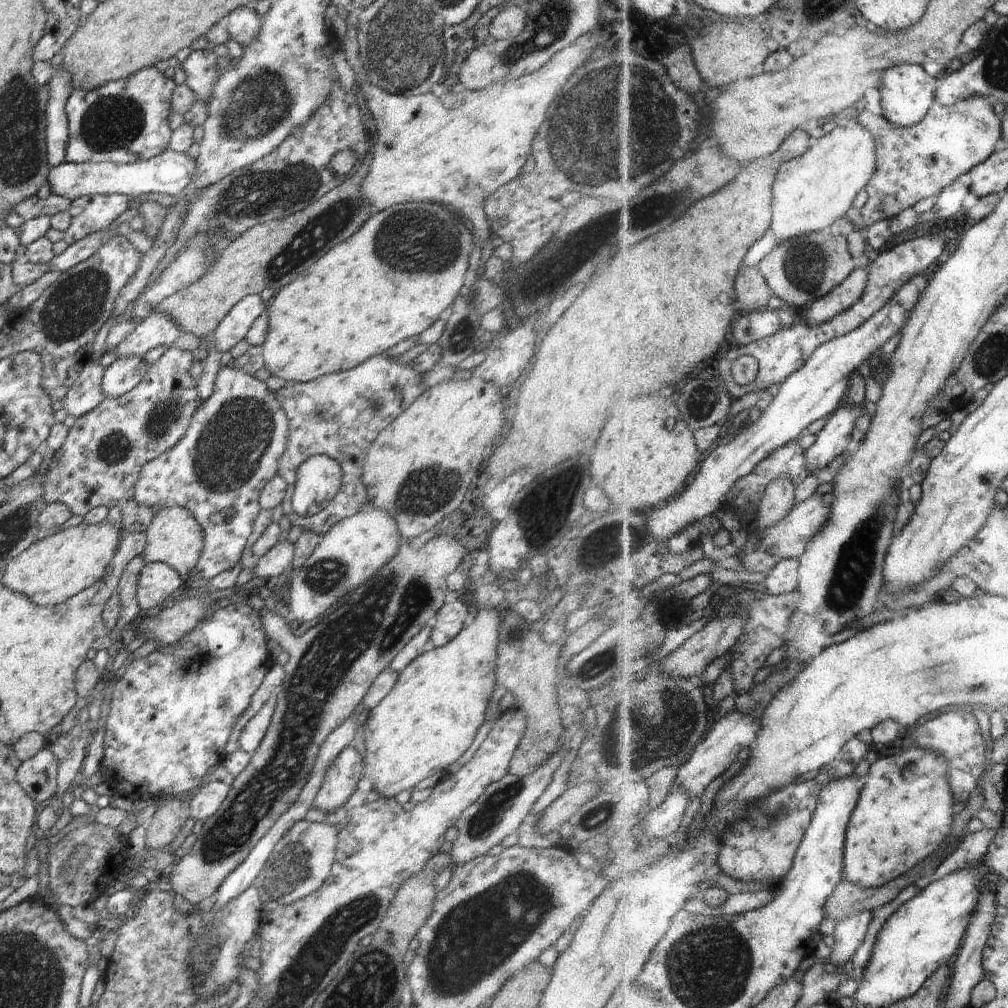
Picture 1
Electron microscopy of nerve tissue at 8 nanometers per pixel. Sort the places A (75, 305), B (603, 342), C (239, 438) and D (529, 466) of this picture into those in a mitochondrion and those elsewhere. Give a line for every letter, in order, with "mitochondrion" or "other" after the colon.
A: mitochondrion
B: other
C: mitochondrion
D: other

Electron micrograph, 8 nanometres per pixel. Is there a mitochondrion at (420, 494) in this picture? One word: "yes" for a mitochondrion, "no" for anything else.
yes

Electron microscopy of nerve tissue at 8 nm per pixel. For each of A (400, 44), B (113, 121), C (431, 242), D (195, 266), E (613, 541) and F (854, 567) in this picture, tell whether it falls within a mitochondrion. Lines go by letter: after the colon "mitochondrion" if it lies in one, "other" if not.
A: mitochondrion
B: mitochondrion
C: mitochondrion
D: other
E: mitochondrion
F: mitochondrion

